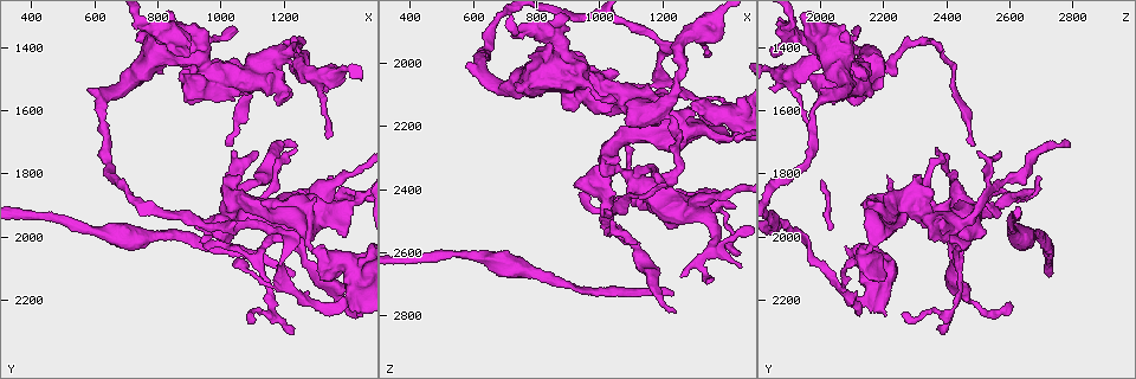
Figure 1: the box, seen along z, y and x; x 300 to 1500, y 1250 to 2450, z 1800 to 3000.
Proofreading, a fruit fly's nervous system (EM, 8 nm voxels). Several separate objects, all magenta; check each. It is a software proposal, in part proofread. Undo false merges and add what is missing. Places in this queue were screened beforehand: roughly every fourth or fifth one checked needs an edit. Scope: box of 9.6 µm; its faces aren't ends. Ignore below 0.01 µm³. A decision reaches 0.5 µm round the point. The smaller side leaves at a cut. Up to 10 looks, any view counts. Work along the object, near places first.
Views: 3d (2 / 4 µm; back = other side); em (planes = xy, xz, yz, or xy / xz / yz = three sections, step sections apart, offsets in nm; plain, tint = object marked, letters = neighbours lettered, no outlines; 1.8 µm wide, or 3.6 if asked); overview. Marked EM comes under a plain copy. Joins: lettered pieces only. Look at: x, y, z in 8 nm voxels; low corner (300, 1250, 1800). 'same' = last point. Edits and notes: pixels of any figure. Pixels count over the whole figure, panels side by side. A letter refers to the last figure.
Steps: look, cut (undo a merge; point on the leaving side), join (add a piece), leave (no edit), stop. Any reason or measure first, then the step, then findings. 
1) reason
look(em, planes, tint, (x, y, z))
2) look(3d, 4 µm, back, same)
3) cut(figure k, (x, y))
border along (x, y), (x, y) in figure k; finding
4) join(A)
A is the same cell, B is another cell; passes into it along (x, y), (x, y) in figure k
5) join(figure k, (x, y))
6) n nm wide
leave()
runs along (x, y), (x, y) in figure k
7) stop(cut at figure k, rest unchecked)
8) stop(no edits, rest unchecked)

an open end
look(em, xy, step 4, letters, (1270, 1950, 2140))

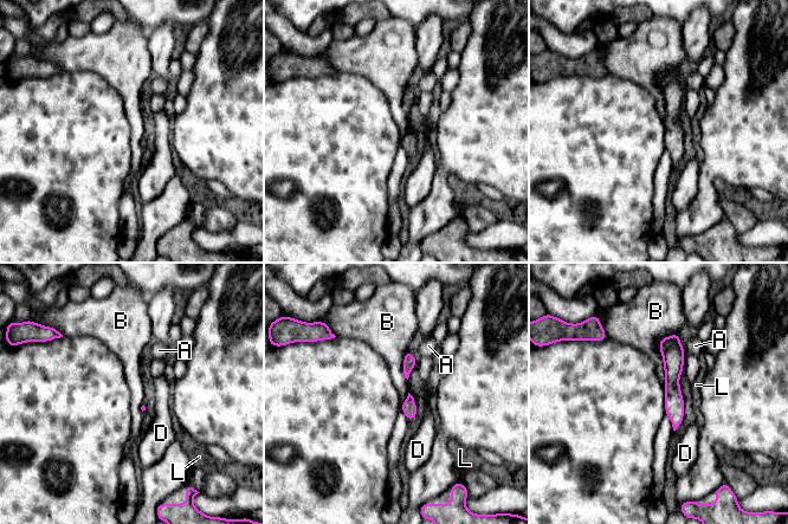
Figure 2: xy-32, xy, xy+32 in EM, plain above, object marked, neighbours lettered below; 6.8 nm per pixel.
cut it another way
look(em, planes, letters, same)

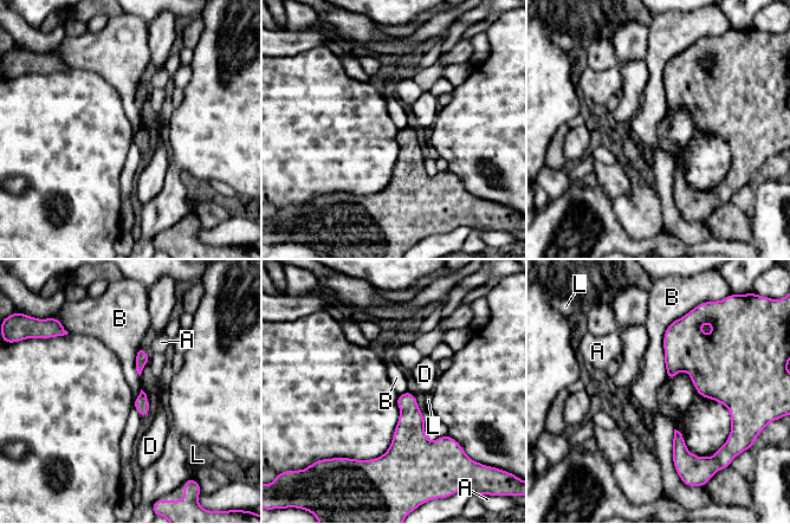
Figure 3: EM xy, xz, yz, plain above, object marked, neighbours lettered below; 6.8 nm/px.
leave()
A, B, D and L are other cells; border along (686, 314), (664, 335), (666, 376) in figure 3; no lettered piece goes on from it

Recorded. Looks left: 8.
sharp bend
look(em, 3.6 µm, xy, step 4, tint, (1230, 1450, 2180))

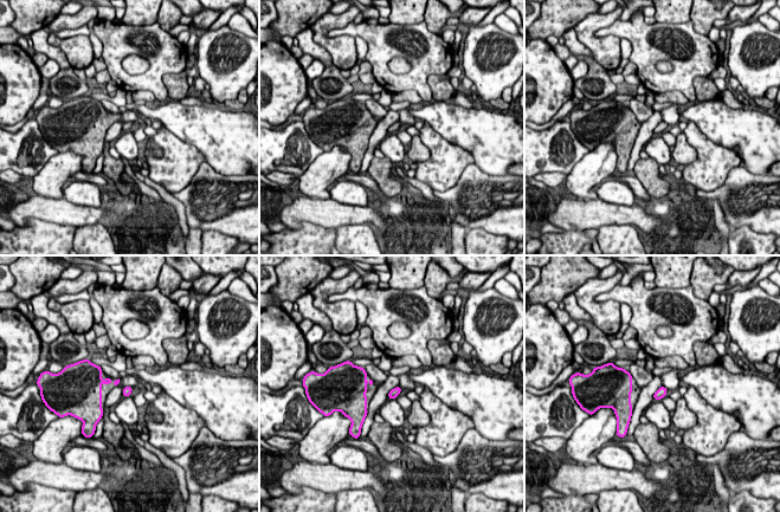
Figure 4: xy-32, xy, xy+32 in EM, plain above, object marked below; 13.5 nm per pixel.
look(em, 3.6 µm, planes, letters, same)

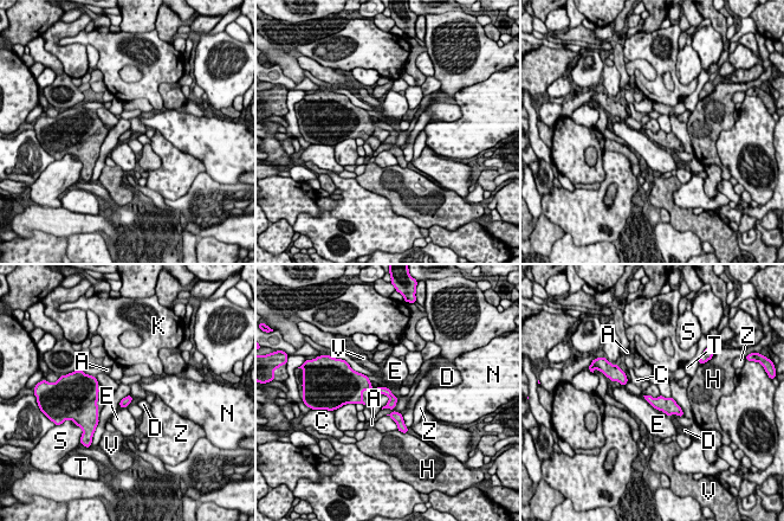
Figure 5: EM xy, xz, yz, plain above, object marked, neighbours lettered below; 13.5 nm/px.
leave()
A, C, D, E, H, K, N, S, T, V and Z are other cells; border along (642, 396), (658, 411) in figure 5; one cell here

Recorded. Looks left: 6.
calibre changes
look(em, planes, letters, (1330, 1500, 1880))

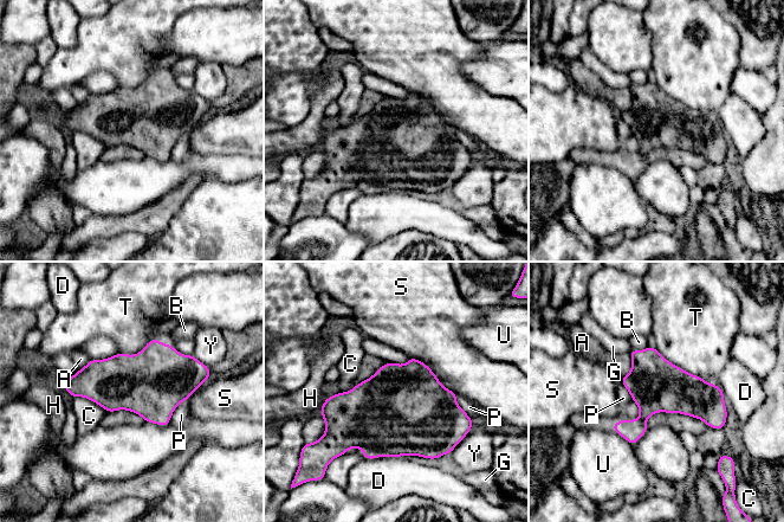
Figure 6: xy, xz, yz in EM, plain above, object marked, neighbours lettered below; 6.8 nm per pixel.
S touches over 420 nm
leave()
A, B, C, D, G, H, P, S, T, U and Y are other cells; border along (189, 397), (175, 408), (169, 423) in figure 6; continuous, no second cell

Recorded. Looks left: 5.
an open end
look(3d, 2 µm, (1030, 2090, 2100))

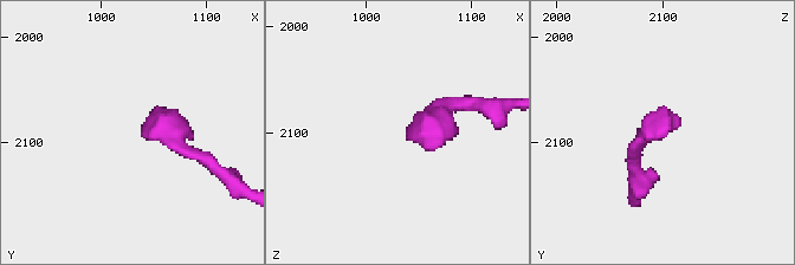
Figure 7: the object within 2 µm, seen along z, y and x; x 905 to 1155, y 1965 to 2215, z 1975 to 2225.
shape alone is not enough
look(em, planes, letters, (1042, 2094, 2104))

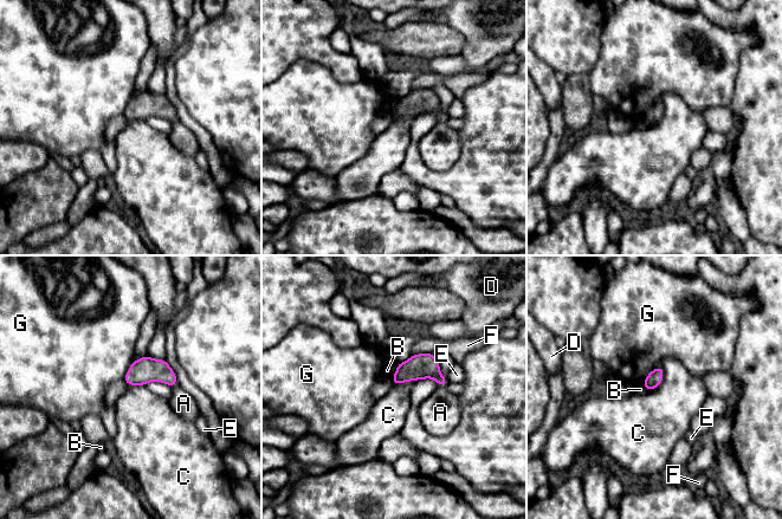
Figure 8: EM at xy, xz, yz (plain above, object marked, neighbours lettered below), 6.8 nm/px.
leave()
A, B, C, D, E, F and G are other cells; none of them fits

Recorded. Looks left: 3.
stop(no edits, rest unchecked)

